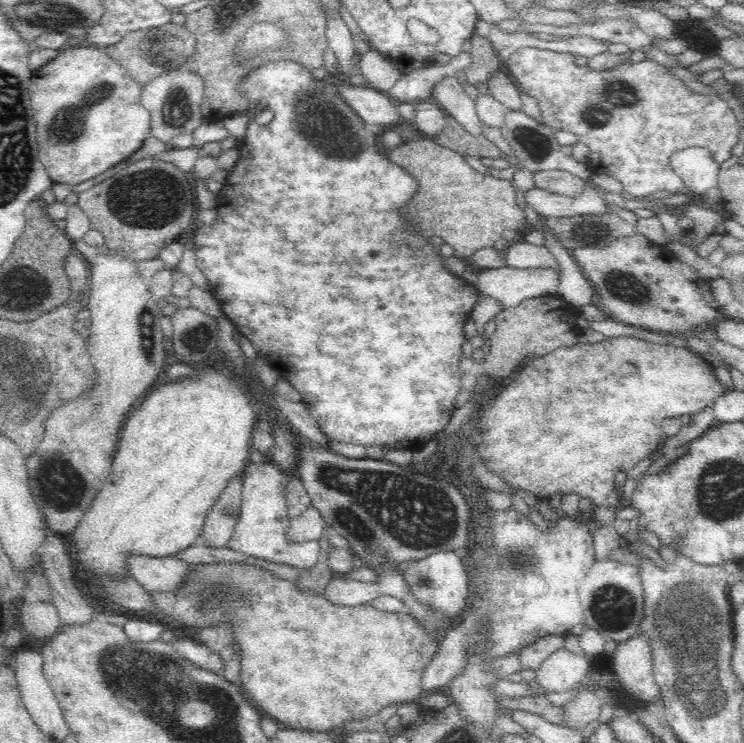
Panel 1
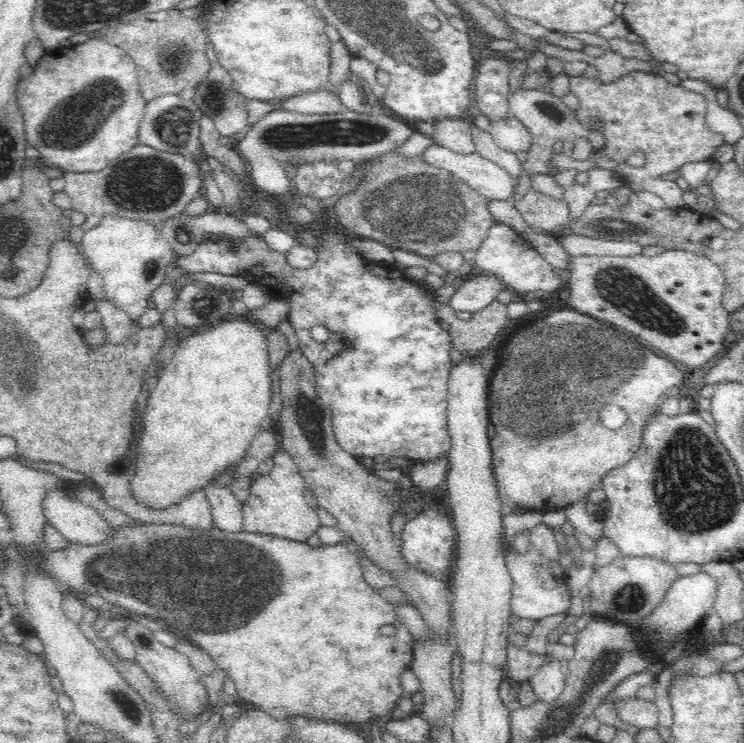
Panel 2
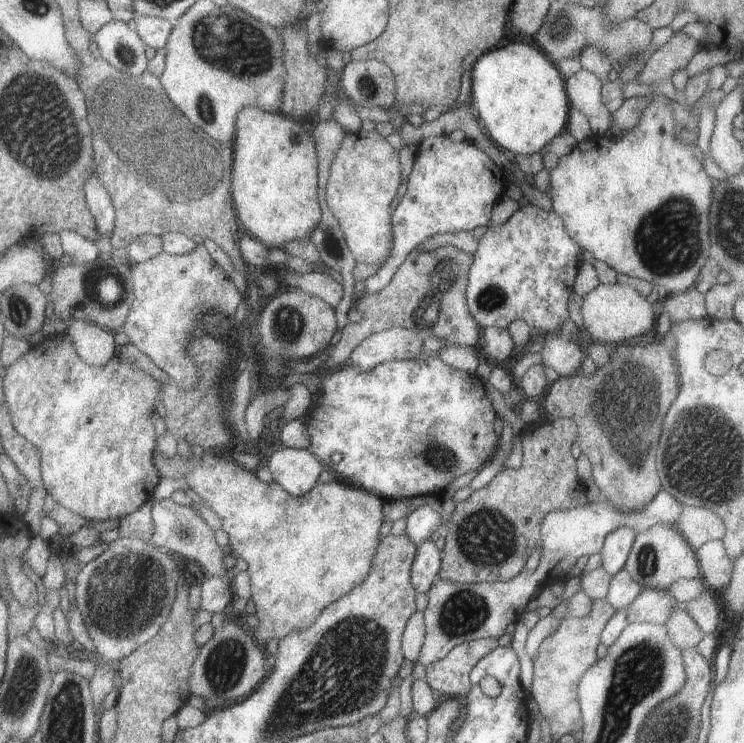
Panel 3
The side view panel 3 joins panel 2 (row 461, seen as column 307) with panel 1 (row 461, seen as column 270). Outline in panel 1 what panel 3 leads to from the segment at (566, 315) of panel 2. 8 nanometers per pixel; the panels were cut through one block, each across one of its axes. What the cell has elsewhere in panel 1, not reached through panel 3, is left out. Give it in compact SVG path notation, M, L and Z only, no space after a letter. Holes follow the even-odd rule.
M618 336L618 338L606 338L598 344L578 344L578 346L562 346L560 350L554 350L552 354L540 356L540 358L532 358L528 360L526 366L516 368L516 372L508 378L498 378L498 382L504 382L504 390L496 396L494 404L480 414L476 420L478 424L478 452L488 468L488 472L500 476L506 480L508 486L516 488L516 490L528 490L532 494L536 494L536 498L550 498L554 494L580 494L582 500L586 504L594 504L594 506L610 506L616 510L622 510L620 500L622 500L622 490L614 486L614 476L616 472L628 472L630 468L634 468L640 460L648 458L648 454L658 452L658 446L662 444L664 436L662 436L662 422L666 418L682 418L682 416L694 416L696 412L704 410L704 408L714 408L714 402L726 394L726 390L720 386L716 374L714 374L714 366L704 362L702 358L696 358L694 354L690 354L684 348L678 346L662 346L662 344L654 344L654 342L646 342L634 336Z

